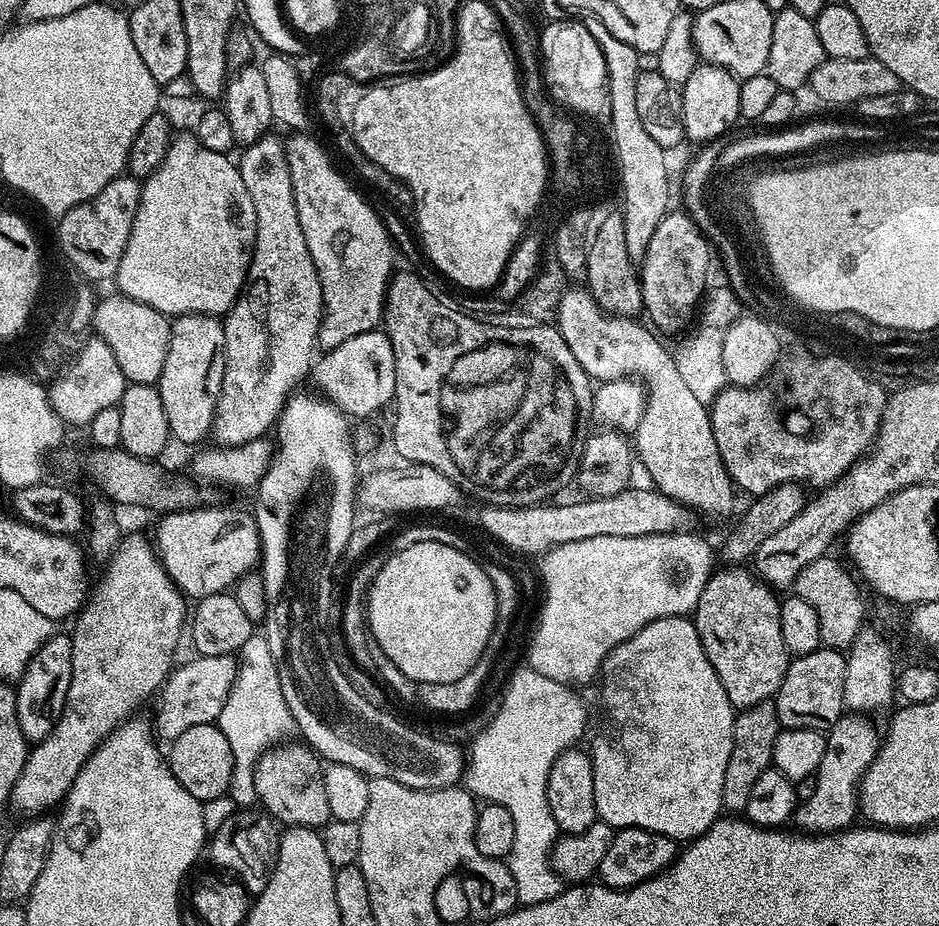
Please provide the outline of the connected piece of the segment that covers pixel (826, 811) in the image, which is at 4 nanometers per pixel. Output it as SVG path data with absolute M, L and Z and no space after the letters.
M845 714L827 729L826 754L816 771L817 785L814 794L806 801L797 803L791 823L808 834L827 834L841 831L858 816L858 789L864 771L875 758L882 743L881 733L864 714Z

